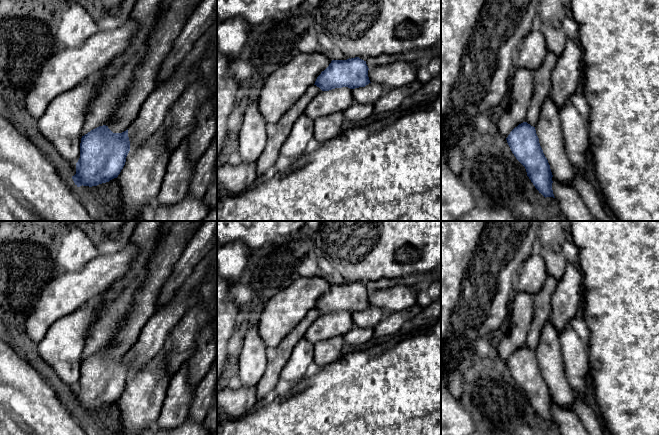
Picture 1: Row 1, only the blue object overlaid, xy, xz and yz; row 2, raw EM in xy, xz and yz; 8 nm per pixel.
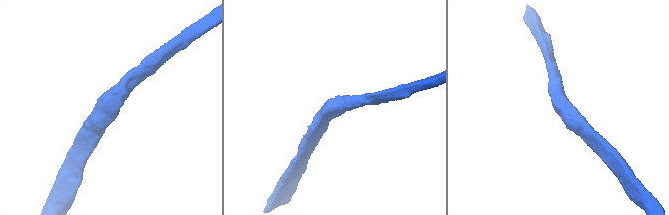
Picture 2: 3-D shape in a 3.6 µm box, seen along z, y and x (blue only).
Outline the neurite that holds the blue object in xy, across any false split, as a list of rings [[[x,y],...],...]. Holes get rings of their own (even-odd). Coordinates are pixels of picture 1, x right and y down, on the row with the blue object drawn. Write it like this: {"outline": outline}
{"outline": [[[99,126],[81,138],[80,158],[76,163],[76,174],[72,179],[77,187],[97,186],[117,178],[123,169],[130,151],[128,129],[122,133],[113,133],[108,126]]]}

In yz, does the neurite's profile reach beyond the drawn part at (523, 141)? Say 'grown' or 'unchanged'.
unchanged

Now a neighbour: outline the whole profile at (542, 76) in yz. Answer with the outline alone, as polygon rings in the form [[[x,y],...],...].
[[[547,50],[542,65],[534,72],[534,92],[527,112],[526,122],[535,127],[543,103],[552,92],[551,75],[557,61],[556,55]]]

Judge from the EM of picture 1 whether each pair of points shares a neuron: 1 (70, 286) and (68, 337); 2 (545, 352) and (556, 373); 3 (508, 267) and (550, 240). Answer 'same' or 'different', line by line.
1: different
2: same
3: different

